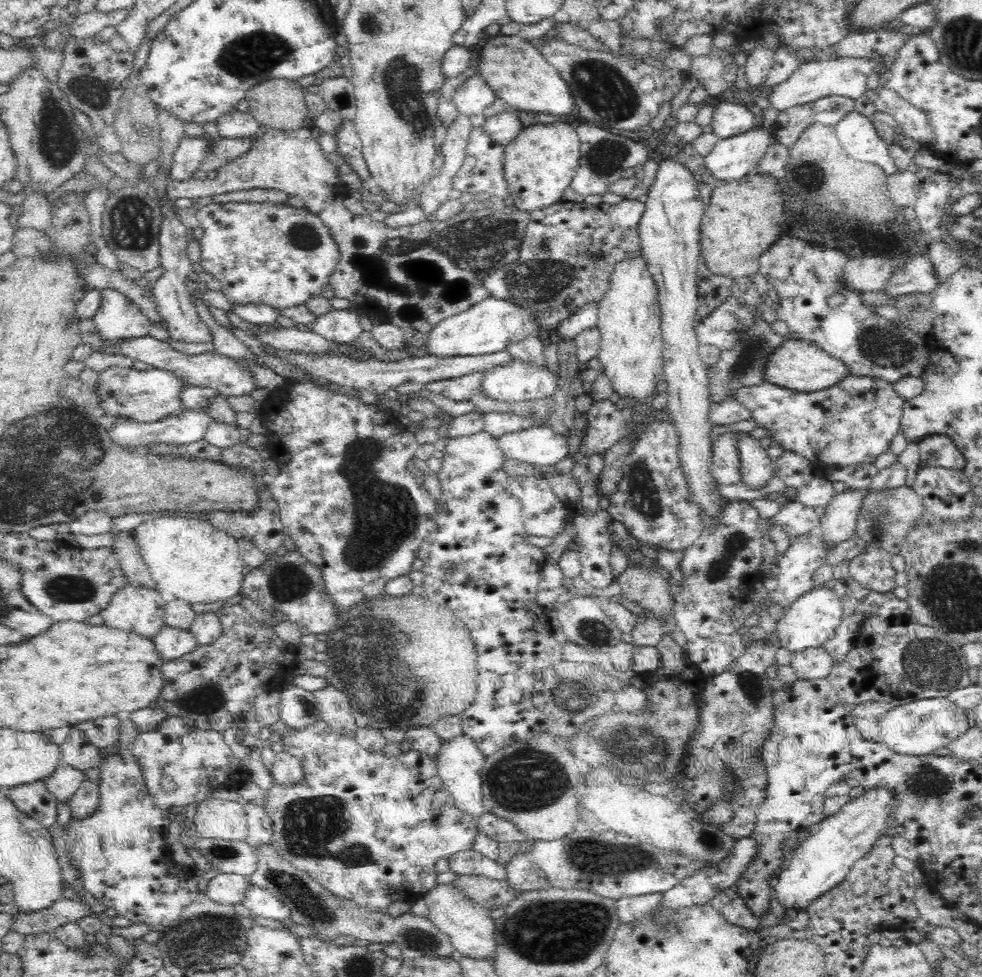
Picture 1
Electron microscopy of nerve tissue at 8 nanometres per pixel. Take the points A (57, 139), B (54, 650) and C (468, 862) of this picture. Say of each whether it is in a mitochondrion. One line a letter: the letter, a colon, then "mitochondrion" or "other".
A: mitochondrion
B: other
C: other

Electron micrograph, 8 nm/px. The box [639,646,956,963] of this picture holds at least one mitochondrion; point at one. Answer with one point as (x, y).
(928, 784)

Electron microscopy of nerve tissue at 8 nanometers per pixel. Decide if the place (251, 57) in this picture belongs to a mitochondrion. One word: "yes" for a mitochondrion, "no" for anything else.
yes

